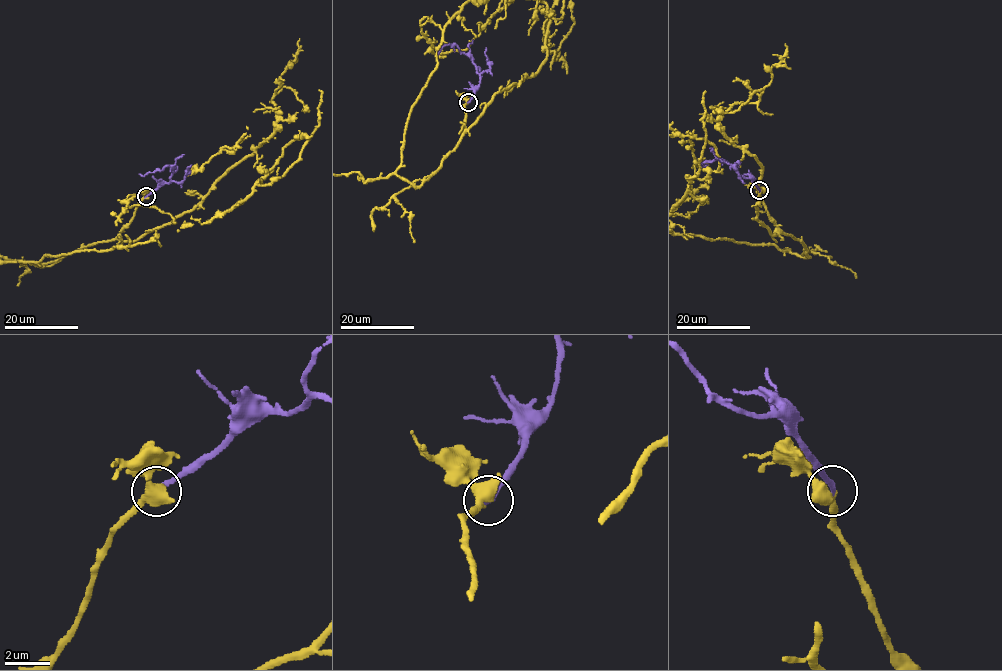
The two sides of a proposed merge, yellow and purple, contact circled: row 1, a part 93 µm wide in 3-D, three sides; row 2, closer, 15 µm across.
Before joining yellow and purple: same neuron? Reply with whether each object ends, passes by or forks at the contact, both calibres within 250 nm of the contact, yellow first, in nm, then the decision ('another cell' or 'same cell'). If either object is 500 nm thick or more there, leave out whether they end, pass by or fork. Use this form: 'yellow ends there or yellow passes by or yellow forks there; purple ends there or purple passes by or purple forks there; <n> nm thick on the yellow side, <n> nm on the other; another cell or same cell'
yellow forks there; purple ends there; 400 nm thick on the yellow side, 240 nm on the other; same cell

